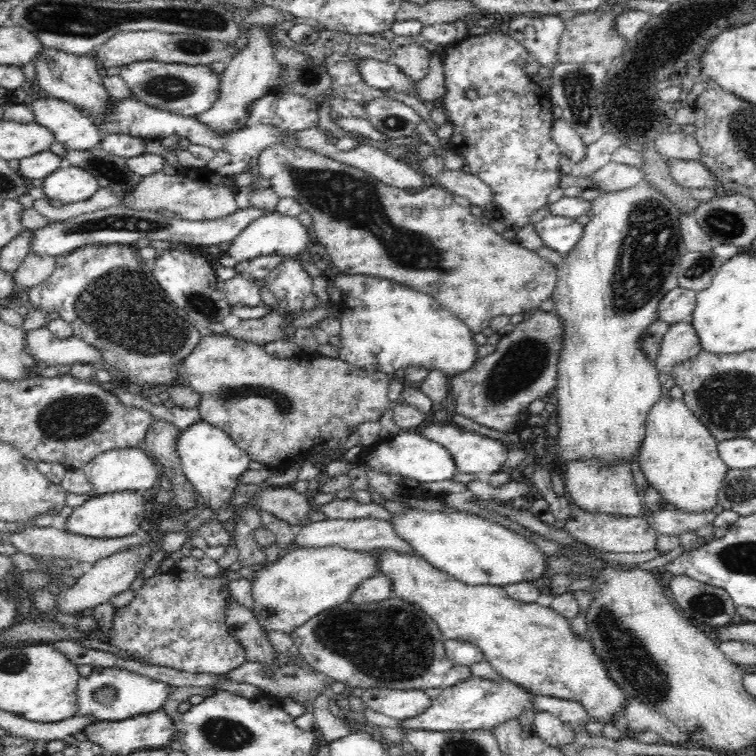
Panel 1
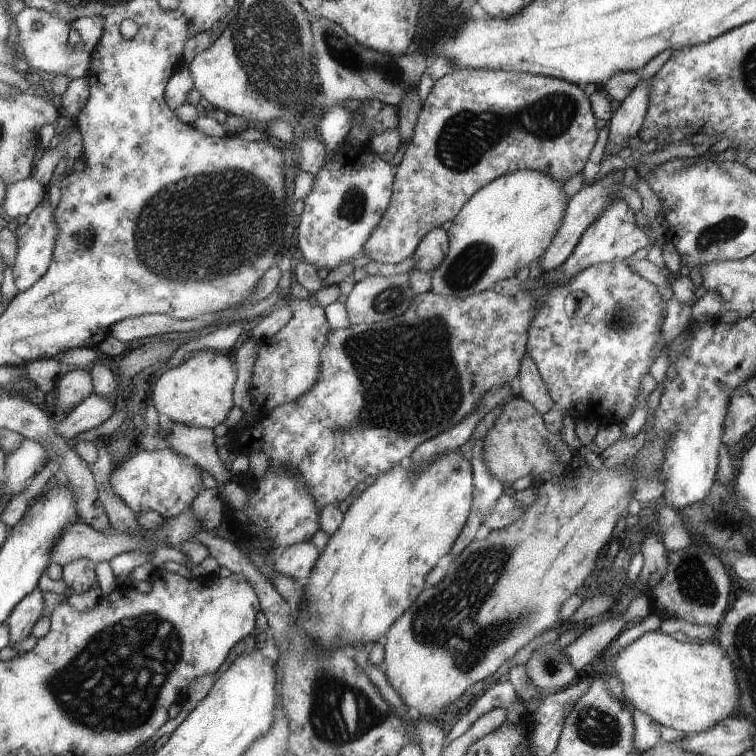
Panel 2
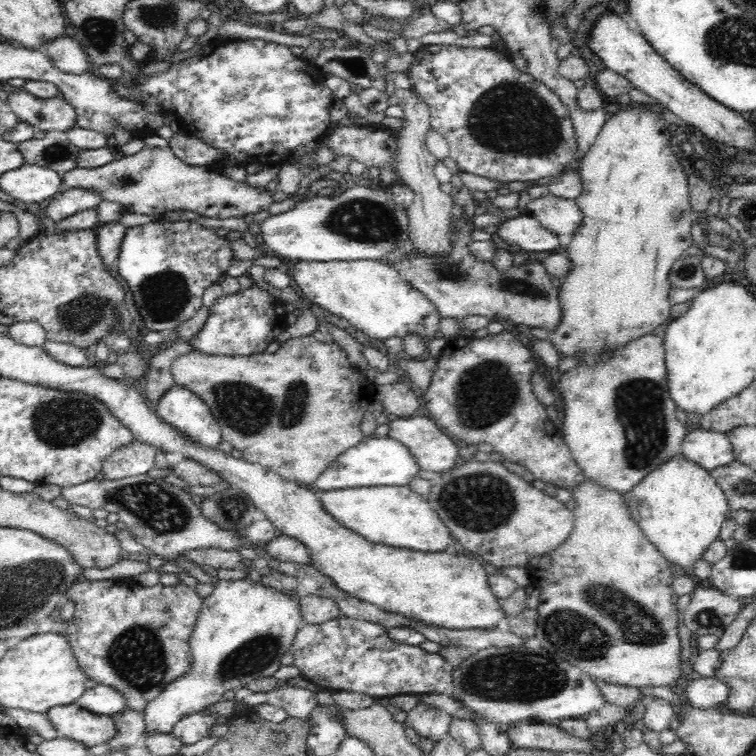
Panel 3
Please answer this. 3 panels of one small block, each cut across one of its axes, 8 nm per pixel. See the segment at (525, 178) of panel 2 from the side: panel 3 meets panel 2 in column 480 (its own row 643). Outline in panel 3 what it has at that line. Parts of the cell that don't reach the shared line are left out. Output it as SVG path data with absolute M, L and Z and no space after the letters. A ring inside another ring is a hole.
M208 566L202 568L206 574L216 576L217 583L212 594L203 600L193 634L189 638L193 656L190 670L180 679L164 686L160 695L146 706L143 713L147 734L170 733L179 720L192 712L218 703L228 690L236 691L251 680L272 676L280 668L280 658L286 651L290 651L298 629L304 624L300 595L278 592L277 589L268 588L264 584L254 584L250 580L220 579L217 576L218 570Z

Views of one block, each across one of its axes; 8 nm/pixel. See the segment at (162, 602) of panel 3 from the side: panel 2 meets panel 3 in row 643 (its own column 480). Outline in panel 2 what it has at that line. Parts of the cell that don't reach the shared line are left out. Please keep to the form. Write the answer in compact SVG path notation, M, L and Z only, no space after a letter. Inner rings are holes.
M466 68L466 70L452 71L446 76L433 82L434 85L428 94L428 98L422 106L421 113L417 118L416 126L414 127L414 136L412 140L408 142L408 147L400 160L400 164L396 168L396 184L394 186L395 193L391 196L390 206L388 206L385 217L380 220L380 226L376 226L376 230L372 230L372 236L368 238L367 245L364 246L364 256L372 258L376 262L382 264L398 264L402 260L406 260L408 256L413 256L415 250L419 248L420 242L427 236L431 230L435 228L442 228L445 222L453 221L460 210L464 208L464 205L483 189L489 182L494 181L496 178L503 177L506 174L512 172L518 172L518 170L540 170L548 176L552 176L554 180L558 182L566 182L569 178L572 178L574 174L582 172L582 168L586 166L588 162L588 156L590 156L590 150L598 138L598 130L596 130L596 118L590 110L590 102L588 102L588 96L578 88L577 84L566 82L565 80L556 80L556 78L515 73L501 70L472 70L472 68Z

